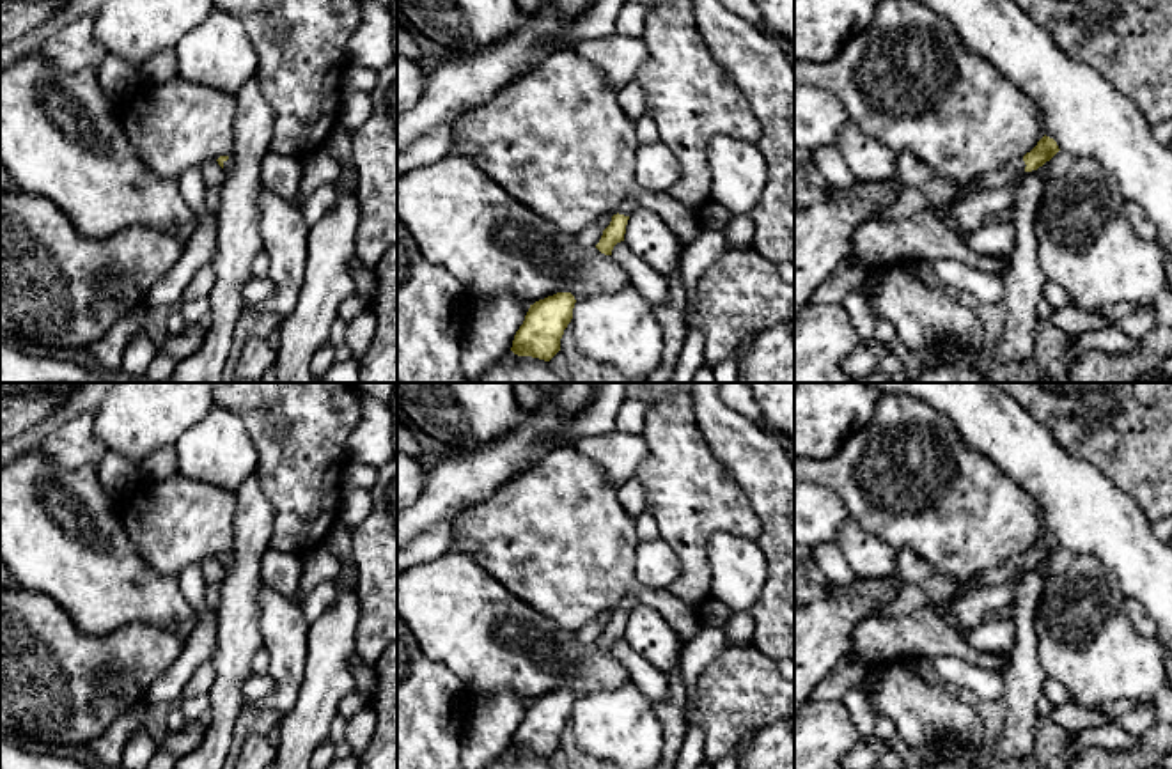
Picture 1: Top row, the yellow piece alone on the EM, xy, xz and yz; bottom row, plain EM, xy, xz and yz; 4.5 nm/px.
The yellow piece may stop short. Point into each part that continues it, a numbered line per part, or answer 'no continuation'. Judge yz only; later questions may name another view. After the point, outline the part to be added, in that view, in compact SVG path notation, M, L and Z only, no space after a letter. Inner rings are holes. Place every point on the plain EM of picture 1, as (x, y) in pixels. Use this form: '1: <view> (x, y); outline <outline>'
1: yz (999, 574); outline M1016 555L1009 560L1005 560L1000 567L989 569L986 572L982 572L973 583L972 583L972 590L973 588L981 588L984 585L998 585L1004 583L1005 579L1009 579L1014 572L1018 571L1025 571L1025 558L1023 555Z

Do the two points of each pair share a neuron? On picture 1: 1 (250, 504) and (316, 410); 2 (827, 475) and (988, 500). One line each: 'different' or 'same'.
1: different
2: same

